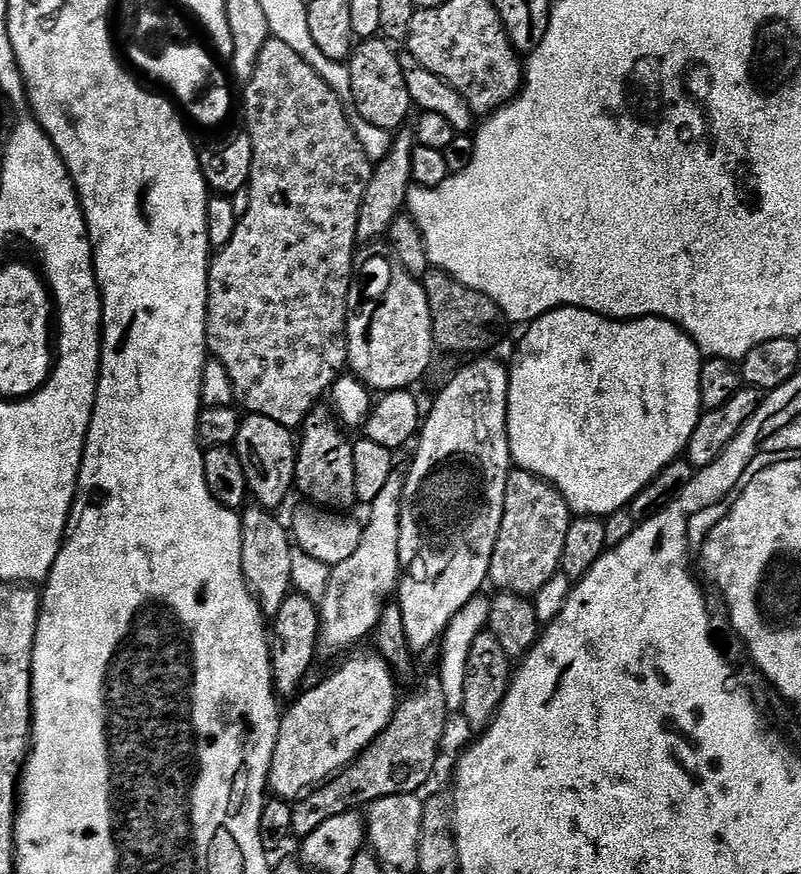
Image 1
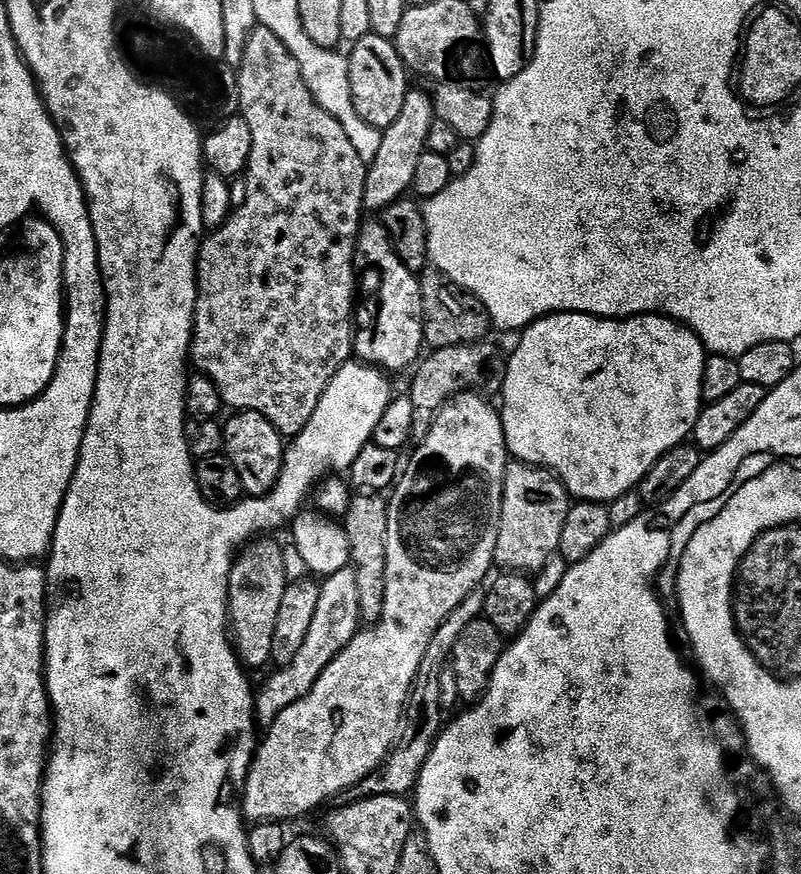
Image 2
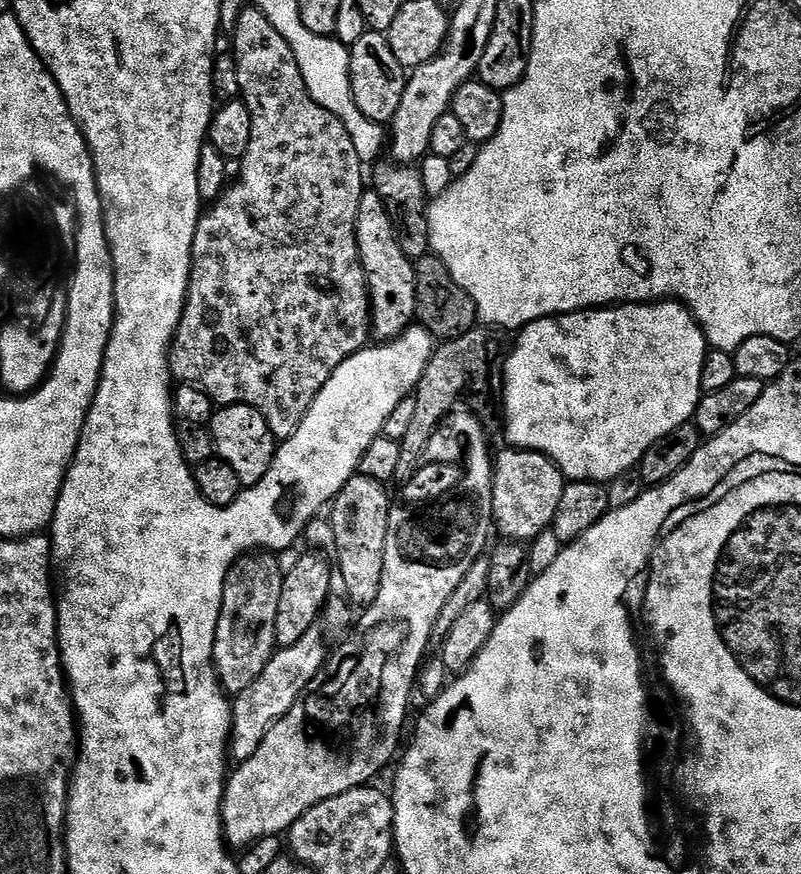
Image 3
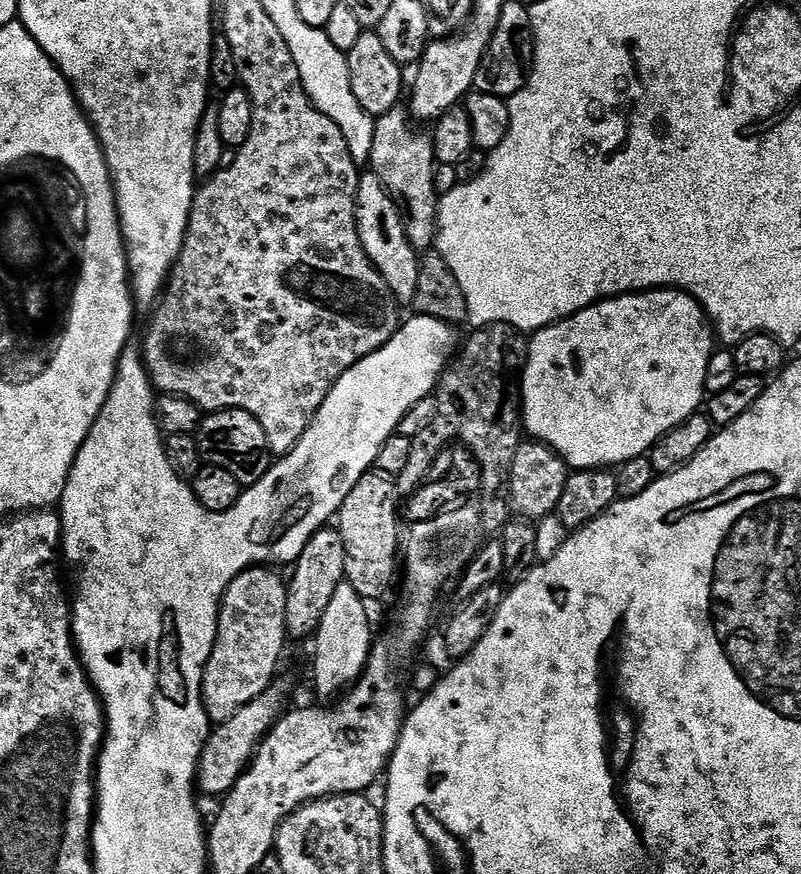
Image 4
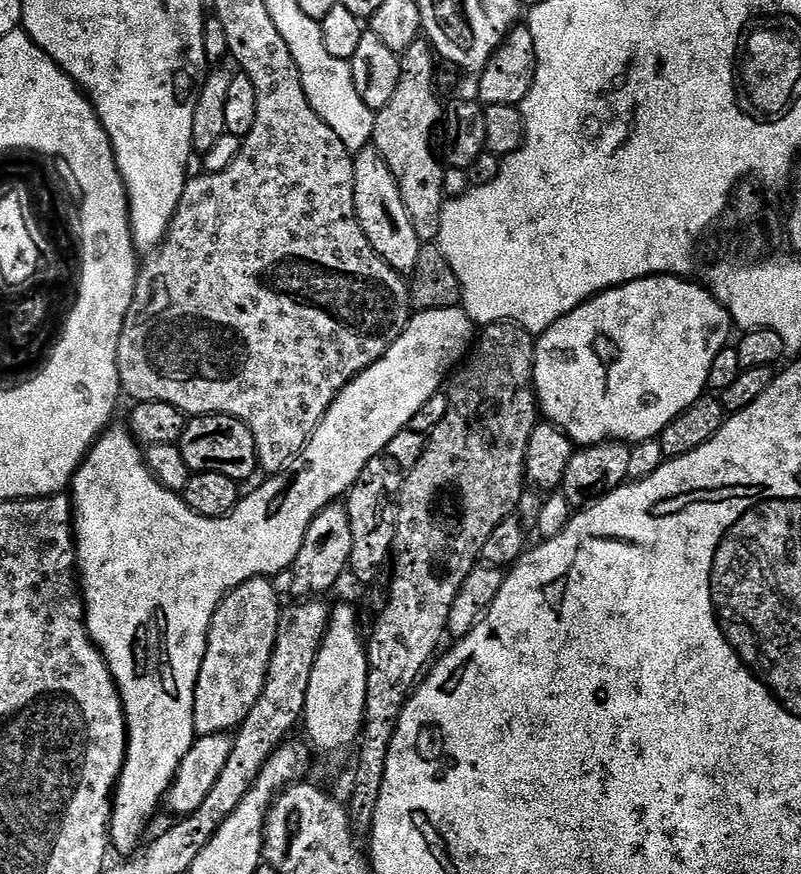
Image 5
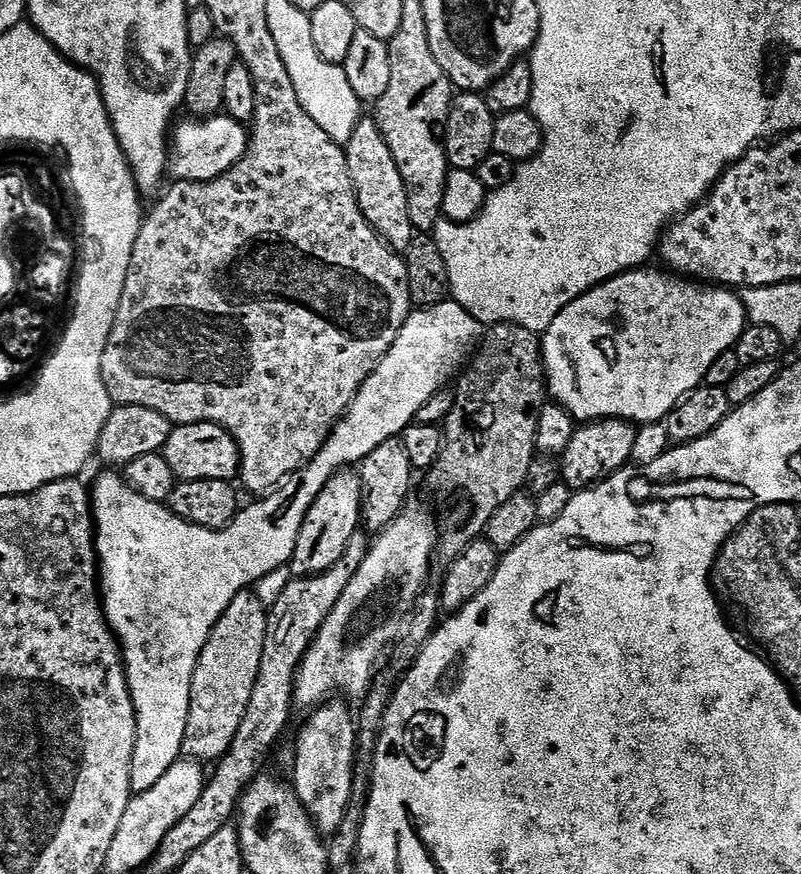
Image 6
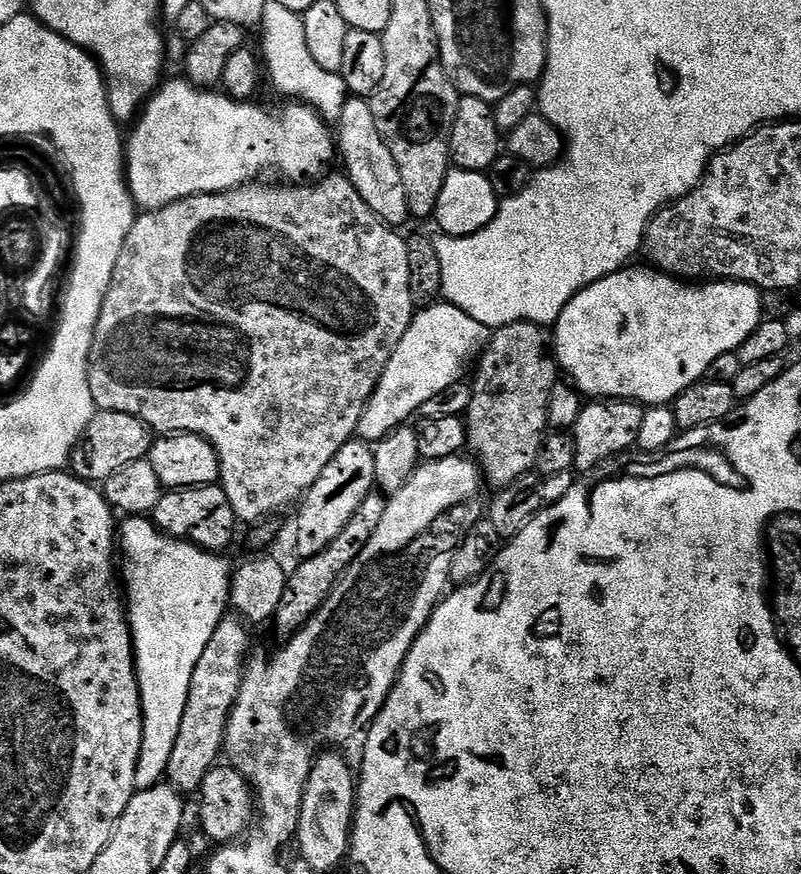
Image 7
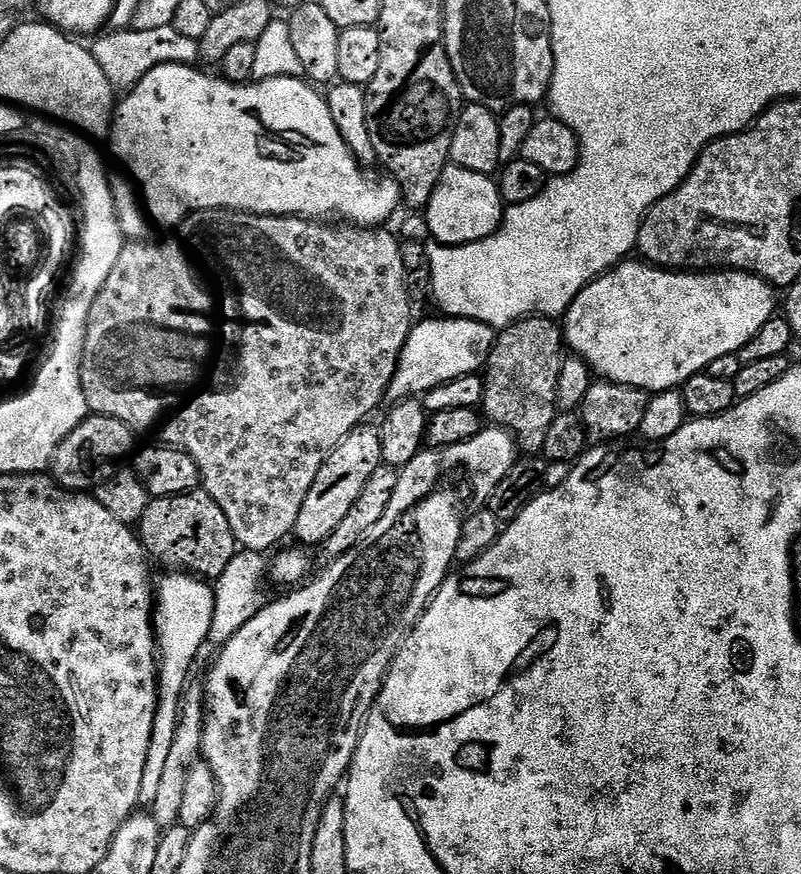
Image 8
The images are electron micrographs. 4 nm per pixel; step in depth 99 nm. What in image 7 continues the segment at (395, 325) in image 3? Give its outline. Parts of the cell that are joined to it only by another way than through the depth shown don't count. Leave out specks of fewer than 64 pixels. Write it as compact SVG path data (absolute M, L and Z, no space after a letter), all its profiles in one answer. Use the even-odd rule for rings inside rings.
M350 98L338 121L334 136L338 141L338 156L344 159L343 171L348 181L362 194L362 202L378 214L387 224L403 226L410 219L406 186L402 184L402 170L390 154L390 146L384 141L382 125L374 122L374 110L364 98ZM340 127L340 129L338 128Z

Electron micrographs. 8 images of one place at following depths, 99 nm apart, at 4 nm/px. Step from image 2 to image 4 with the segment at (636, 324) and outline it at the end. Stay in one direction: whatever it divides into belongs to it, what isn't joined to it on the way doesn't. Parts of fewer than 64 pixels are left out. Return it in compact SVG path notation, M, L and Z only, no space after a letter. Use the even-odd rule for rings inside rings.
M653 290L651 292L630 292L623 296L613 296L602 300L598 304L592 304L581 312L575 312L557 324L549 328L541 328L528 340L528 355L524 362L522 375L518 380L520 396L524 399L523 427L533 441L547 444L554 449L572 470L585 468L615 469L625 464L630 458L638 458L651 453L653 446L657 444L661 436L666 435L674 426L678 426L684 420L697 415L701 411L706 400L704 383L706 382L706 366L710 362L714 351L714 329L704 314L704 307L687 292L679 290Z

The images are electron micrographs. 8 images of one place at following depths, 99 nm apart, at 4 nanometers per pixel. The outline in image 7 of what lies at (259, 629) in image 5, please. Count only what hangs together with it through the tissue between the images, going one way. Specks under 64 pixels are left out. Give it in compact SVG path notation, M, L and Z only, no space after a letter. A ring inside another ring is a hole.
M225 618L225 620L218 626L218 630L214 630L214 638L210 638L210 642L206 642L206 650L202 650L202 658L198 658L198 666L194 666L194 674L190 678L190 694L188 695L186 714L182 714L182 726L178 730L178 742L174 742L174 754L170 754L170 762L168 763L168 771L166 773L167 779L184 794L189 794L188 792L192 792L192 794L199 793L200 783L206 778L206 774L209 770L217 767L219 760L216 759L218 759L219 756L222 756L222 753L224 752L224 735L228 733L228 719L232 713L232 707L236 705L236 699L238 698L240 687L244 681L246 665L250 659L250 651L248 652L248 647L252 644L251 638L248 637L248 629L250 629L249 625L245 623L243 619L235 619L236 620Z

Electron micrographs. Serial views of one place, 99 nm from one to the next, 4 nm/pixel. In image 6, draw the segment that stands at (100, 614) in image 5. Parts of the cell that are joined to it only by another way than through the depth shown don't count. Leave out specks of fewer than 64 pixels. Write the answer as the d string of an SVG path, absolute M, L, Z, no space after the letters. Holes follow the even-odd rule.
M449 298L444 303L436 304L432 308L413 311L407 322L404 323L404 329L398 334L394 346L384 355L384 361L372 371L370 378L360 387L360 393L352 399L352 405L348 407L343 419L336 424L335 431L328 436L328 441L324 444L320 453L301 472L295 472L289 480L285 480L275 492L252 502L256 504L250 505L249 508L241 507L227 528L217 530L191 524L189 520L176 516L167 504L150 502L148 498L142 498L129 486L123 475L116 470L104 470L108 472L102 473L97 478L96 485L94 483L91 485L92 518L96 522L96 558L98 561L100 590L104 602L104 617L108 619L108 625L112 627L112 633L120 641L120 650L124 653L124 671L128 673L128 689L132 691L132 701L136 707L136 745L134 746L134 758L132 759L133 793L139 794L150 790L150 786L154 786L154 782L158 782L158 778L162 778L162 774L166 774L166 770L170 770L170 766L174 766L176 761L181 759L180 747L186 734L186 718L190 714L190 694L192 693L194 670L198 666L200 655L214 630L214 626L220 621L222 614L230 606L230 602L234 602L237 594L256 586L264 576L285 567L291 561L298 542L298 534L302 530L310 506L314 506L314 502L320 497L324 488L328 487L336 473L345 471L349 466L359 465L371 452L378 450L378 446L382 446L382 442L399 437L404 429L416 420L418 410L422 410L422 406L426 406L428 399L436 392L441 391L447 385L444 383L452 375L455 377L469 363L470 357L477 351L481 340L481 321L474 319L472 313L467 312L461 304L456 303L455 299Z

